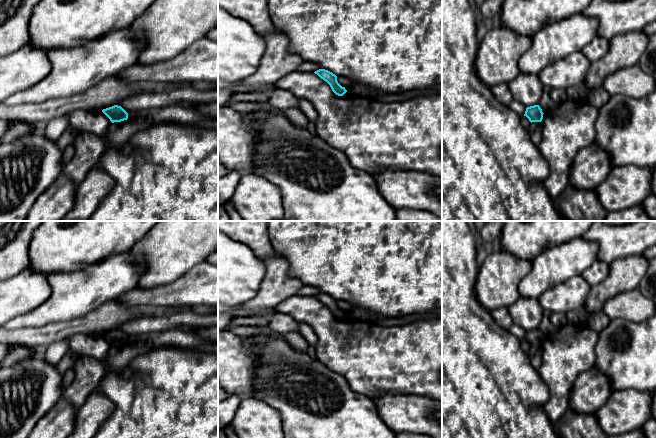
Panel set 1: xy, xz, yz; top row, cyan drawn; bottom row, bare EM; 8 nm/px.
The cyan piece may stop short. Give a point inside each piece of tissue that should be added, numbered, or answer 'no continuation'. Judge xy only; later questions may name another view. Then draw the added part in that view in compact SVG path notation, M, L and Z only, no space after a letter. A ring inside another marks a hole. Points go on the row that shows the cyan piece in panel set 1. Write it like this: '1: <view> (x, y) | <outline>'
1: xy (88, 147) | M128 119L114 122L104 137L81 130L73 142L74 155L63 168L63 173L78 187L88 171L96 166L105 151L107 141L115 145L125 145L136 132L146 130L153 125L150 122L131 122Z

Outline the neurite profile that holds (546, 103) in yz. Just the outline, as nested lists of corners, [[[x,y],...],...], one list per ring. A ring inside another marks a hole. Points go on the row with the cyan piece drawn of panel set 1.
[[[546,86],[543,87],[543,94],[542,94],[541,100],[539,101],[538,105],[542,109],[543,113],[552,111],[553,109],[557,107],[558,104],[556,104],[551,99],[549,87],[546,87]]]

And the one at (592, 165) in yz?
[[[594,142],[577,153],[571,167],[569,185],[581,190],[595,190],[612,168],[609,154]]]

